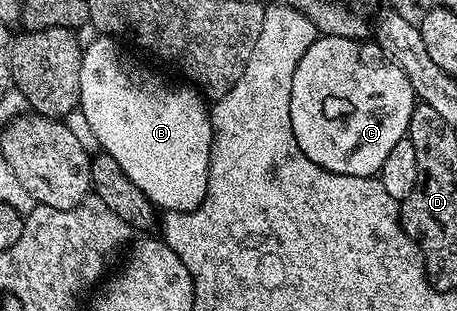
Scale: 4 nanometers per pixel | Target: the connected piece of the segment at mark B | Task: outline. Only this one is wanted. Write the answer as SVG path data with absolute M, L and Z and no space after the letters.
M99 36L91 45L82 49L79 112L87 120L89 131L97 137L97 146L113 157L115 164L119 164L126 176L152 200L154 207L162 211L169 210L165 212L191 211L205 199L207 192L209 157L213 143L210 107L192 85L172 86L164 82L155 71L128 58L124 48L112 36Z

